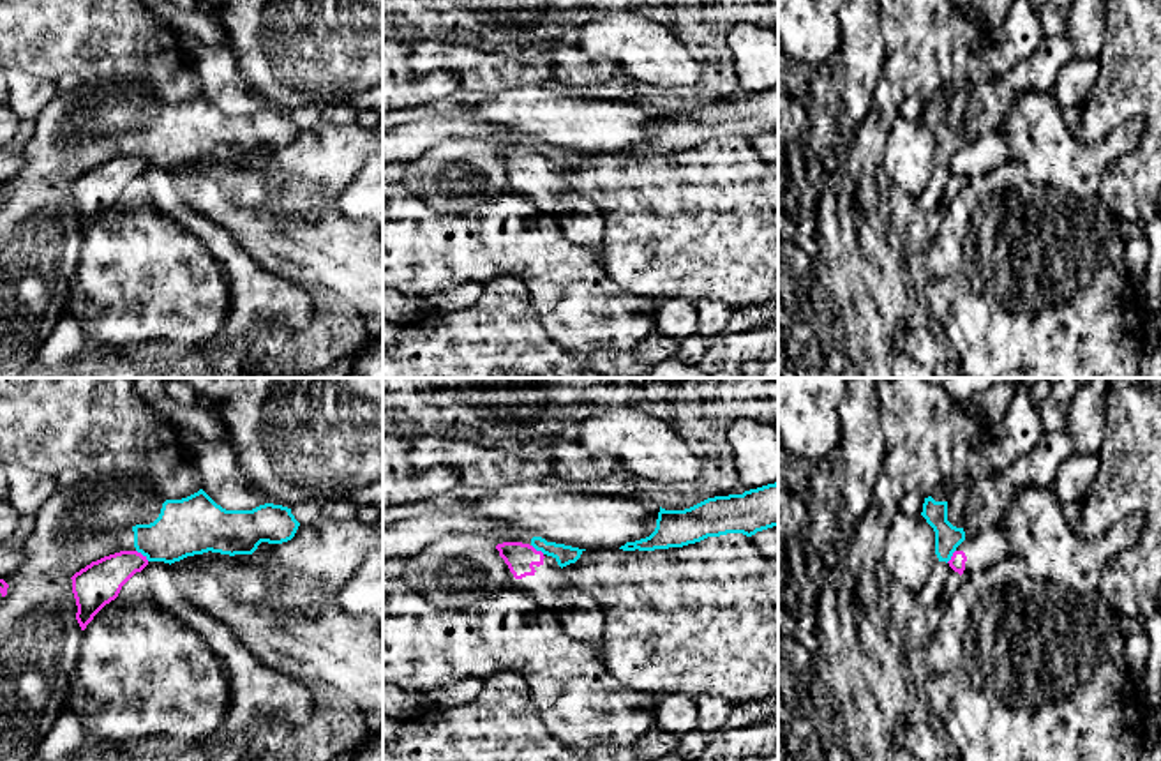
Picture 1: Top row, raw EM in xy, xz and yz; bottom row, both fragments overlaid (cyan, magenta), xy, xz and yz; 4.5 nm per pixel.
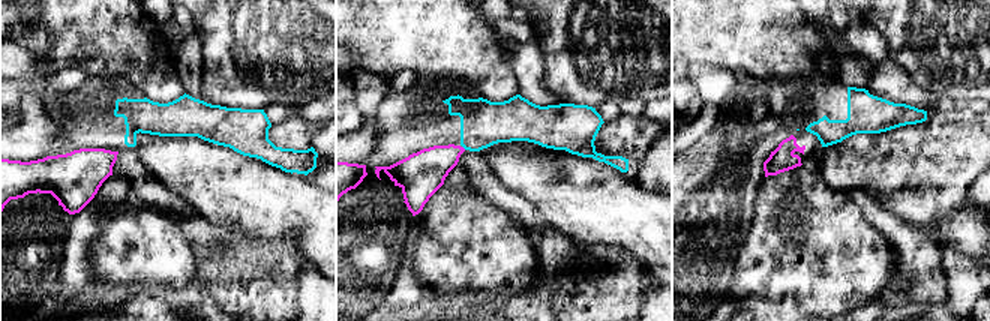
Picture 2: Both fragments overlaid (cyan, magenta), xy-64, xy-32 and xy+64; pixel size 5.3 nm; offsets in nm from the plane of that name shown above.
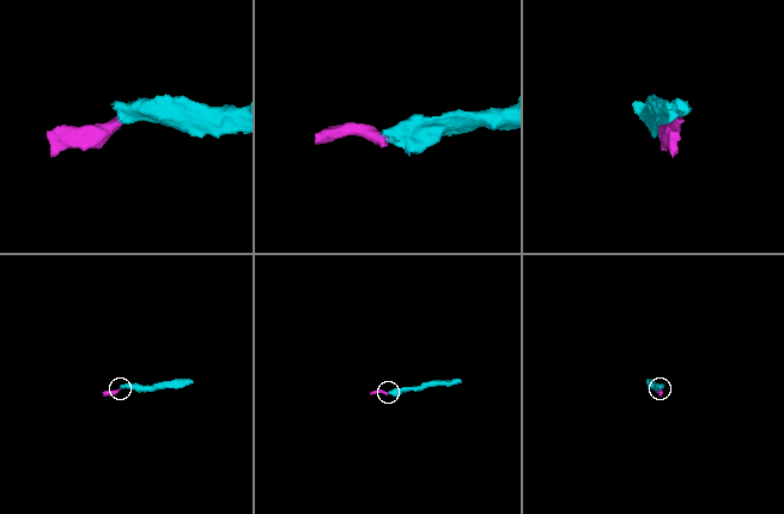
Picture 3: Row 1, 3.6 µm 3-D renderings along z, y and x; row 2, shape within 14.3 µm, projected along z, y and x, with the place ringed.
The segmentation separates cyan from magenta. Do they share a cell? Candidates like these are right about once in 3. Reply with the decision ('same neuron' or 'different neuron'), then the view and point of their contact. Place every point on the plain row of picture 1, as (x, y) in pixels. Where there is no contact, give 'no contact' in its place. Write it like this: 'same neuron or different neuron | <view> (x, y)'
different neuron | xy (143, 159)

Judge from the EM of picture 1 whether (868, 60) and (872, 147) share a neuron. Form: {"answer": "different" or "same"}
{"answer": "different"}

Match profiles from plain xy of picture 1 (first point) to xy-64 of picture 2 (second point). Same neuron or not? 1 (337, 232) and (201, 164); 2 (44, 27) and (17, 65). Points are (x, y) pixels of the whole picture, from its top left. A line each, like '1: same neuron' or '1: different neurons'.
1: same neuron
2: different neurons

